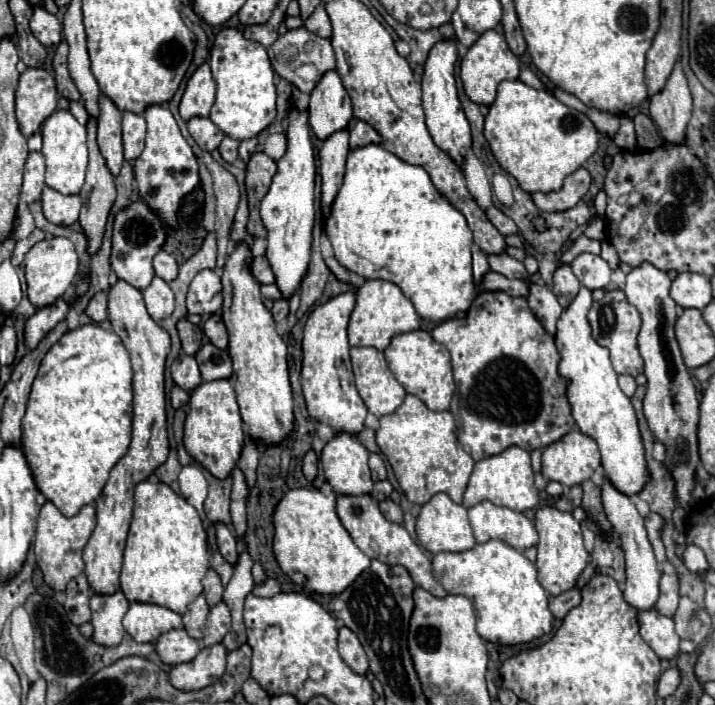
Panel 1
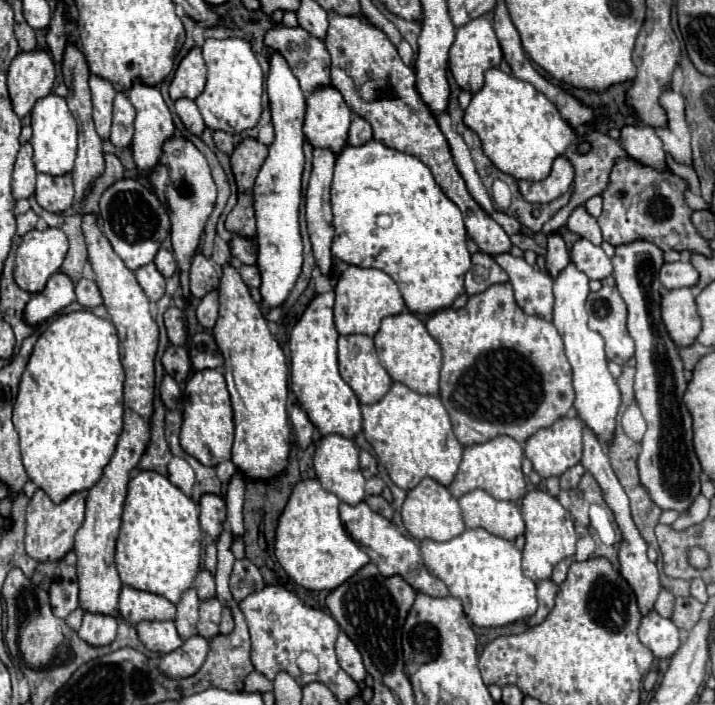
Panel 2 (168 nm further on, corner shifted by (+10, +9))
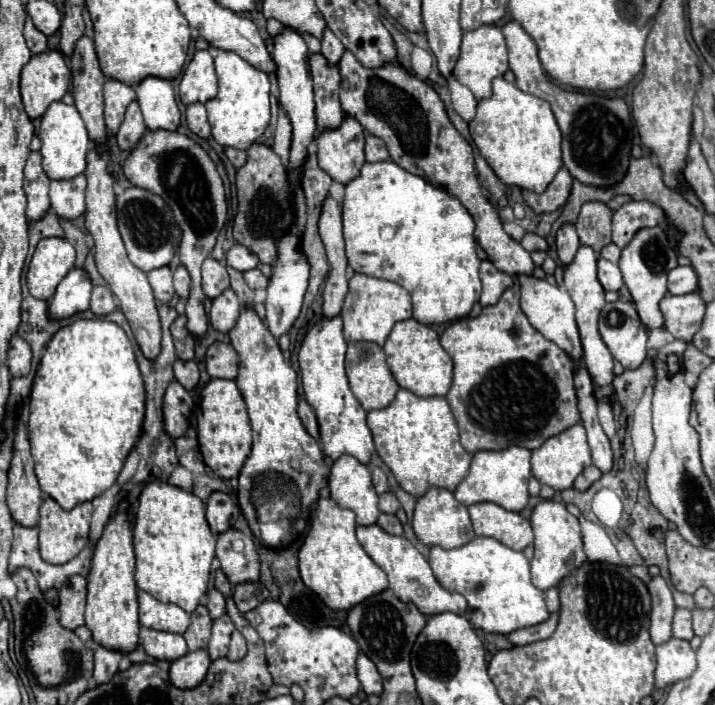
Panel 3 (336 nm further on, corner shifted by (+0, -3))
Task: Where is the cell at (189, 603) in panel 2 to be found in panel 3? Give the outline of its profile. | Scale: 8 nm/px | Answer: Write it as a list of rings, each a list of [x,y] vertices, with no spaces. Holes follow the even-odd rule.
[[[200,604],[192,612],[192,622],[190,622],[188,630],[184,632],[184,638],[188,642],[188,648],[190,650],[206,648],[208,646],[208,640],[210,640],[210,628],[212,628],[212,618],[208,616],[206,606]]]

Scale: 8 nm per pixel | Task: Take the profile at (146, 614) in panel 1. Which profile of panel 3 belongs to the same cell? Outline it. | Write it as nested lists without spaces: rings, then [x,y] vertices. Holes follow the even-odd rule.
[[[138,592],[140,626],[184,634],[190,624],[190,614],[176,604],[164,604],[146,592]]]

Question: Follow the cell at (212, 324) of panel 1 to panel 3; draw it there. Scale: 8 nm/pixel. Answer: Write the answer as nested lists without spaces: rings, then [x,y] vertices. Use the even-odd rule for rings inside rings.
[[[228,288],[224,290],[216,300],[212,300],[212,308],[210,308],[210,324],[214,330],[218,332],[228,332],[234,328],[236,320],[240,314],[240,300],[238,296]]]

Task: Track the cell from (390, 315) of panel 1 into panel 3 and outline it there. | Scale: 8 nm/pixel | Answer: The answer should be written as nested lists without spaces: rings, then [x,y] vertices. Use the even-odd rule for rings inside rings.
[[[354,274],[340,316],[344,320],[346,342],[374,342],[378,346],[384,346],[392,326],[412,316],[412,302],[408,292],[396,282],[372,278],[366,274]]]

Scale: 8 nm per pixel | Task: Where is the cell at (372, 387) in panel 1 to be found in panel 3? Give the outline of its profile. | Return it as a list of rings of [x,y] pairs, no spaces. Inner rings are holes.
[[[356,342],[356,344],[348,344],[348,352],[346,352],[346,374],[348,374],[348,382],[350,388],[356,396],[356,400],[360,402],[360,406],[370,412],[370,410],[382,410],[386,408],[396,392],[400,390],[400,386],[396,384],[386,358],[384,358],[384,350],[378,344],[372,342]]]

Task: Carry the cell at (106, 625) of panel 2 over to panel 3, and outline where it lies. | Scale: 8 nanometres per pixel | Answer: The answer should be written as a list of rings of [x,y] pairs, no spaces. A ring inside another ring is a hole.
[[[98,646],[94,650],[94,680],[96,682],[108,682],[116,670],[118,670],[118,664],[122,660],[122,652],[120,650],[108,650],[104,646]]]

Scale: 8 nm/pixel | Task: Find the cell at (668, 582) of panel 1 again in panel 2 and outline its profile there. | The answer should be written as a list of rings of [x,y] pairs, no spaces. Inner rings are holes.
[[[662,590],[660,596],[658,596],[658,600],[656,600],[654,610],[656,610],[662,618],[670,618],[670,616],[672,616],[672,610],[674,610],[674,600],[676,600],[676,598],[674,598],[672,592]]]

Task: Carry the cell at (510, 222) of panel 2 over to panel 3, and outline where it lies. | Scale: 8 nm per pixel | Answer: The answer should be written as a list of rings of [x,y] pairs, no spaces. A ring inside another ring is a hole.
[[[530,232],[524,234],[524,238],[520,240],[520,244],[522,244],[522,248],[528,250],[528,252],[532,252],[532,250],[546,250],[546,248],[548,248],[548,244],[546,244],[546,240],[544,240],[542,236],[530,234]]]

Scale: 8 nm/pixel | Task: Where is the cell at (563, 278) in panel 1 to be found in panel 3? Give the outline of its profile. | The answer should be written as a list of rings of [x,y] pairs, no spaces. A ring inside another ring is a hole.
[[[564,224],[556,234],[556,250],[558,250],[560,264],[564,268],[574,260],[578,248],[580,248],[580,240],[576,236],[576,228],[572,224]]]

